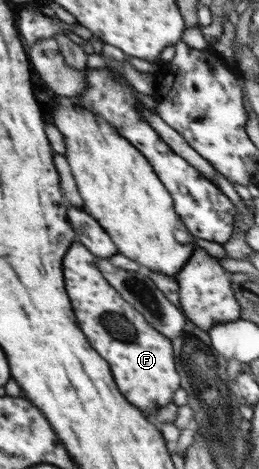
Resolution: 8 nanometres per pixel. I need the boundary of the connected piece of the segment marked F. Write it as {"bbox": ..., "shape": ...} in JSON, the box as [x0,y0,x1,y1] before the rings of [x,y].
{"bbox":[64,242,181,420],"shape":[[[75,242],[64,255],[66,291],[78,325],[91,347],[110,363],[114,381],[126,399],[146,411],[146,417],[153,420],[155,411],[172,402],[174,392],[181,387],[173,345],[106,282],[95,261],[96,257],[79,242]]]}

